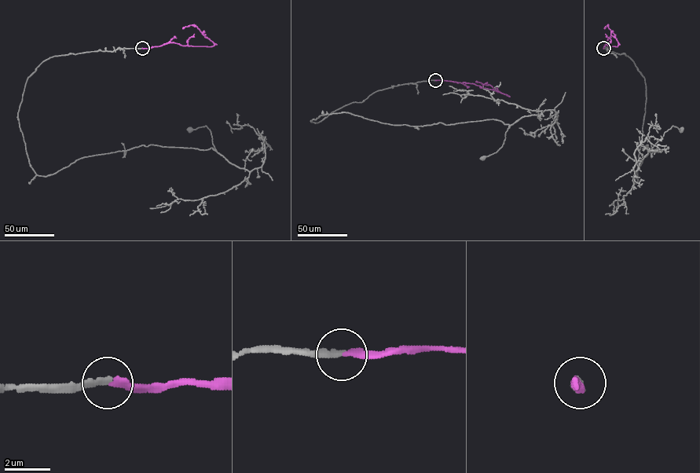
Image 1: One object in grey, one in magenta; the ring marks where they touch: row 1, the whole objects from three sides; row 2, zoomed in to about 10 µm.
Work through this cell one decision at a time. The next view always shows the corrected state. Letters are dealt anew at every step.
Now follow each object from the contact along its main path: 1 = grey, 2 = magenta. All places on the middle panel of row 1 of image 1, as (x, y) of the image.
1: (435, 80), (379, 89), (311, 122), (345, 112), (393, 125), (492, 119), (507, 124), (502, 146), (482, 157)
2: (435, 80), (474, 83), (507, 95), (496, 91), (490, 85), (475, 81)

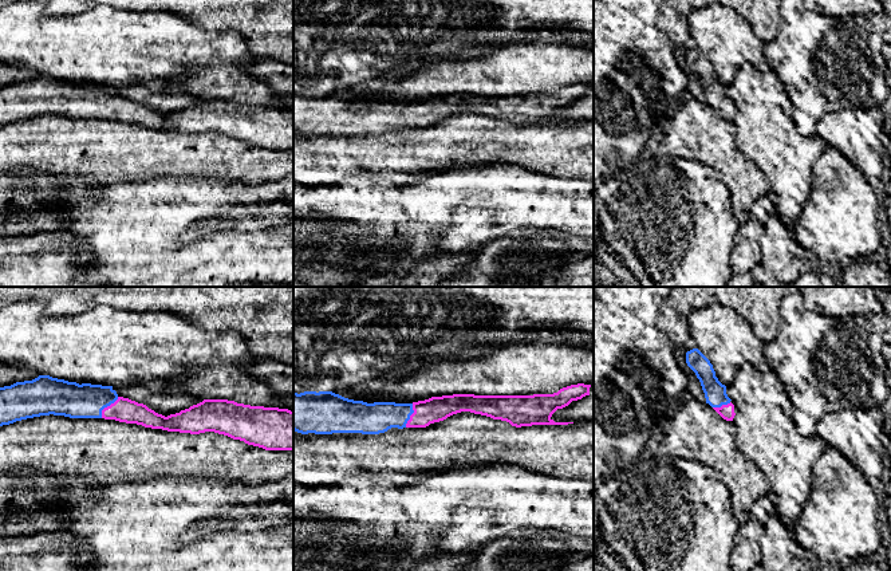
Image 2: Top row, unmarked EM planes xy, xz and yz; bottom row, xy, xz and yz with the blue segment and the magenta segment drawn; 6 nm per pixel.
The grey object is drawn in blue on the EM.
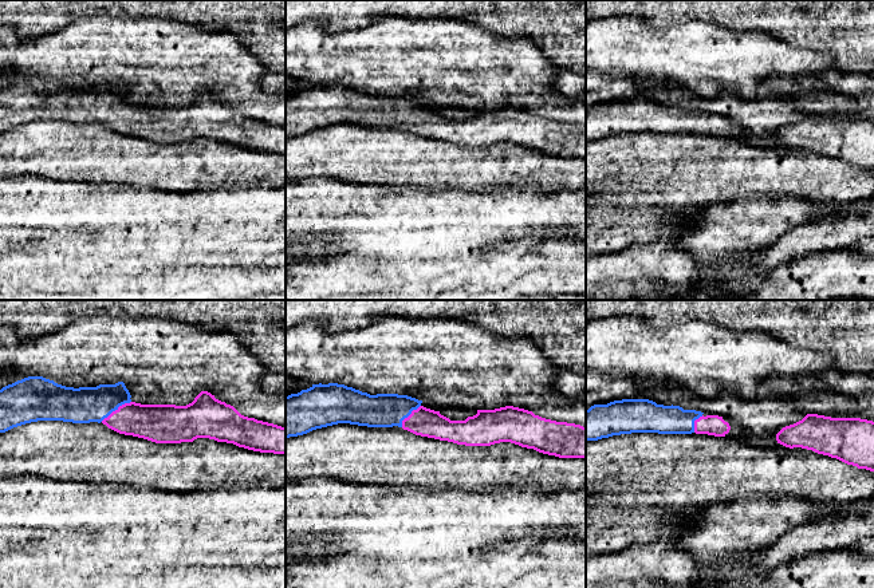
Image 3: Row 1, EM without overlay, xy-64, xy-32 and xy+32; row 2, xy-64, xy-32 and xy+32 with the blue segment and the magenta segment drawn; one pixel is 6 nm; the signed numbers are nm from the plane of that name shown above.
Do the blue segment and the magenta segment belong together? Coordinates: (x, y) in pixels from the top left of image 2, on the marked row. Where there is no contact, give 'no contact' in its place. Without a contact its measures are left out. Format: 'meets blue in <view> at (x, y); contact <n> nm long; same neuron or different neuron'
meets blue in xy at (106, 406); contact 170 nm long; same neuron

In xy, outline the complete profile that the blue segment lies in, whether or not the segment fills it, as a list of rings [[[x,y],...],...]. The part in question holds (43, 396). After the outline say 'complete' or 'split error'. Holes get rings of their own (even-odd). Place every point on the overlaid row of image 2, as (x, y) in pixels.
[[[39,375],[32,381],[0,387],[0,426],[50,414],[70,418],[115,420],[151,429],[190,434],[214,432],[265,450],[293,450],[293,411],[288,409],[251,406],[228,399],[204,399],[189,409],[165,417],[143,403],[119,397],[113,386],[79,385],[50,375]]]; split error

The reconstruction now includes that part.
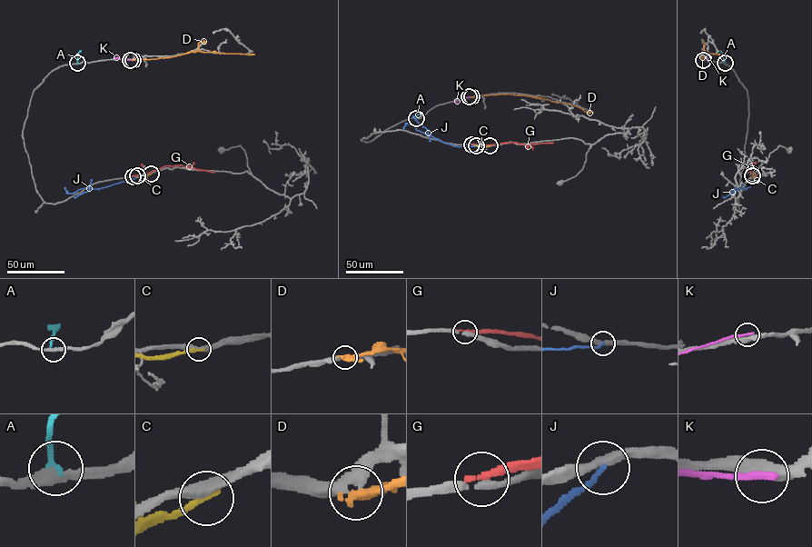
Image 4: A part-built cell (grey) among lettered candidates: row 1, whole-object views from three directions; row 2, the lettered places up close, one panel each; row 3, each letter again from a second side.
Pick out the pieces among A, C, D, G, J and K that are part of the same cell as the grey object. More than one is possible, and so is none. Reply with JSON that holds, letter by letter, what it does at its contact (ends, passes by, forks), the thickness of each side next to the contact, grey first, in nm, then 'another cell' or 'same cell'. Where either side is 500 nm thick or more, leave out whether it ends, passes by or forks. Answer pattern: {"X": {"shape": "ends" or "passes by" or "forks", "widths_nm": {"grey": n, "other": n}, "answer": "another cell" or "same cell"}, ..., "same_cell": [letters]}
{"A": {"shape": "ends", "widths_nm": {"grey": 320, "other": 200}, "answer": "same cell"}, "C": {"shape": "ends", "widths_nm": {"grey": 360, "other": 280}, "answer": "another cell"}, "D": {"shape": "ends", "widths_nm": {"grey": 300, "other": 440}, "answer": "another cell"}, "G": {"shape": "ends", "widths_nm": {"grey": 240, "other": 280}, "answer": "another cell"}, "J": {"shape": "ends", "widths_nm": {"grey": 320, "other": 180}, "answer": "another cell"}, "K": {"shape": "ends", "widths_nm": {"grey": 440, "other": 260}, "answer": "another cell"}, "same_cell": ["A"]}

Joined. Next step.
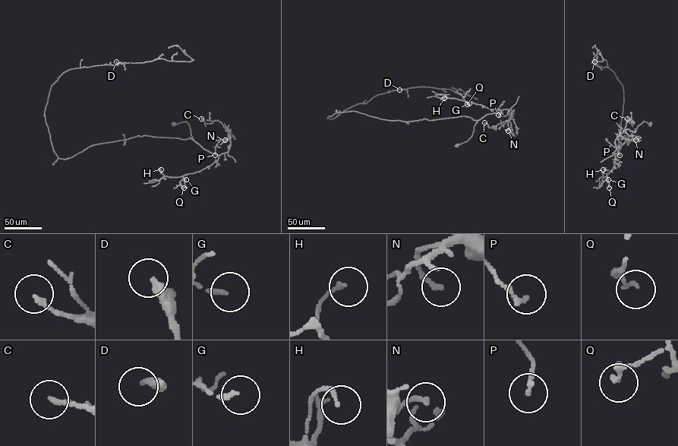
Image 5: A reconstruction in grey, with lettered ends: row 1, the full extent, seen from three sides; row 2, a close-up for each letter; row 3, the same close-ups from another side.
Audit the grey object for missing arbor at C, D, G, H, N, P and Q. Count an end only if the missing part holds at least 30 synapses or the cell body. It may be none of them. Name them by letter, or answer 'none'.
D

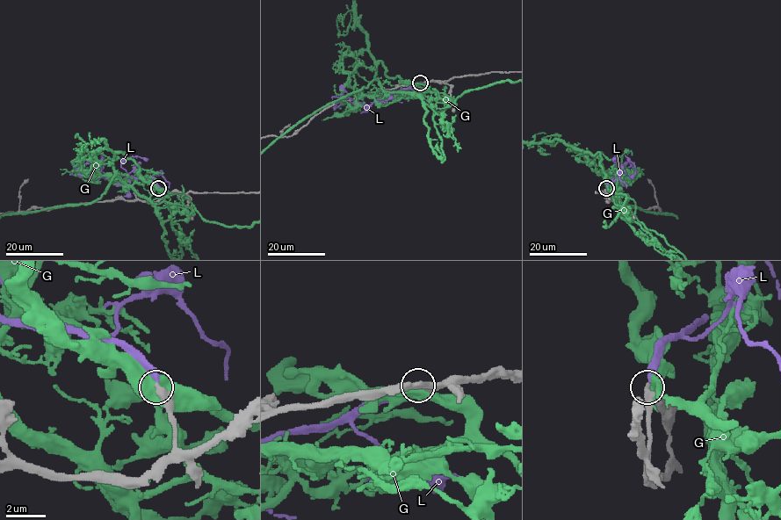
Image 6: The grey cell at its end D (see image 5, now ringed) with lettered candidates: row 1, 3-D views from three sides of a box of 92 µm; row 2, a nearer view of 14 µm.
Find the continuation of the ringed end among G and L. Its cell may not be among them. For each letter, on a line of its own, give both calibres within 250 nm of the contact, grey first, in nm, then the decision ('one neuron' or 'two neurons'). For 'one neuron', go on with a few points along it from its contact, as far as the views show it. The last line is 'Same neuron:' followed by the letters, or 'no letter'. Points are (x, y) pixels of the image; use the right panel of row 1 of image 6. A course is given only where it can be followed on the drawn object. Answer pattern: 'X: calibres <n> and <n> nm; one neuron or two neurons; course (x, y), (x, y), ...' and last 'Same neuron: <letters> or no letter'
G: calibres 480 and 600 nm; two neurons
L: calibres 340 and 320 nm; two neurons
Same neuron: no letter

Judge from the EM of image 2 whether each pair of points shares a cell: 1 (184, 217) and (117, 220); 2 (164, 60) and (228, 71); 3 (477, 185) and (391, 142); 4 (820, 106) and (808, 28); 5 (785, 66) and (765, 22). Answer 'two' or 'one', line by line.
1: one
2: one
3: two
4: one
5: two

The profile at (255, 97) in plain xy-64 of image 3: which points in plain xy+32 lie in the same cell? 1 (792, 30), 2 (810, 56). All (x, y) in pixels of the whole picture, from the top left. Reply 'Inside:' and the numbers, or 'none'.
Inside: 2

